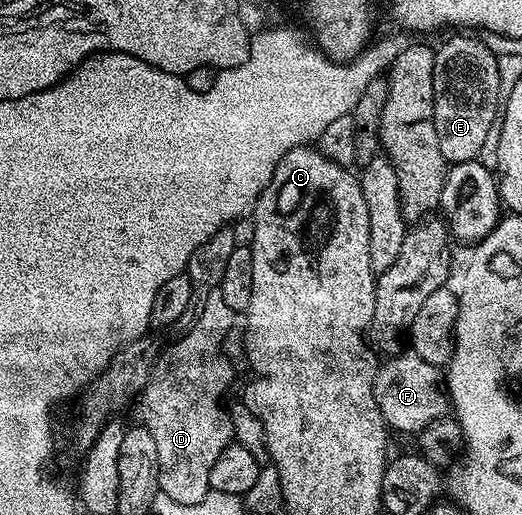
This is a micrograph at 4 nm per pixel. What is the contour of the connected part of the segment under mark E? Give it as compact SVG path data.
M471 34L453 35L456 35L453 39L448 39L441 47L435 48L432 70L434 129L438 133L438 149L442 149L442 157L448 165L475 160L487 143L489 146L498 119L498 104L502 99L501 60L484 41L471 39L468 36Z

